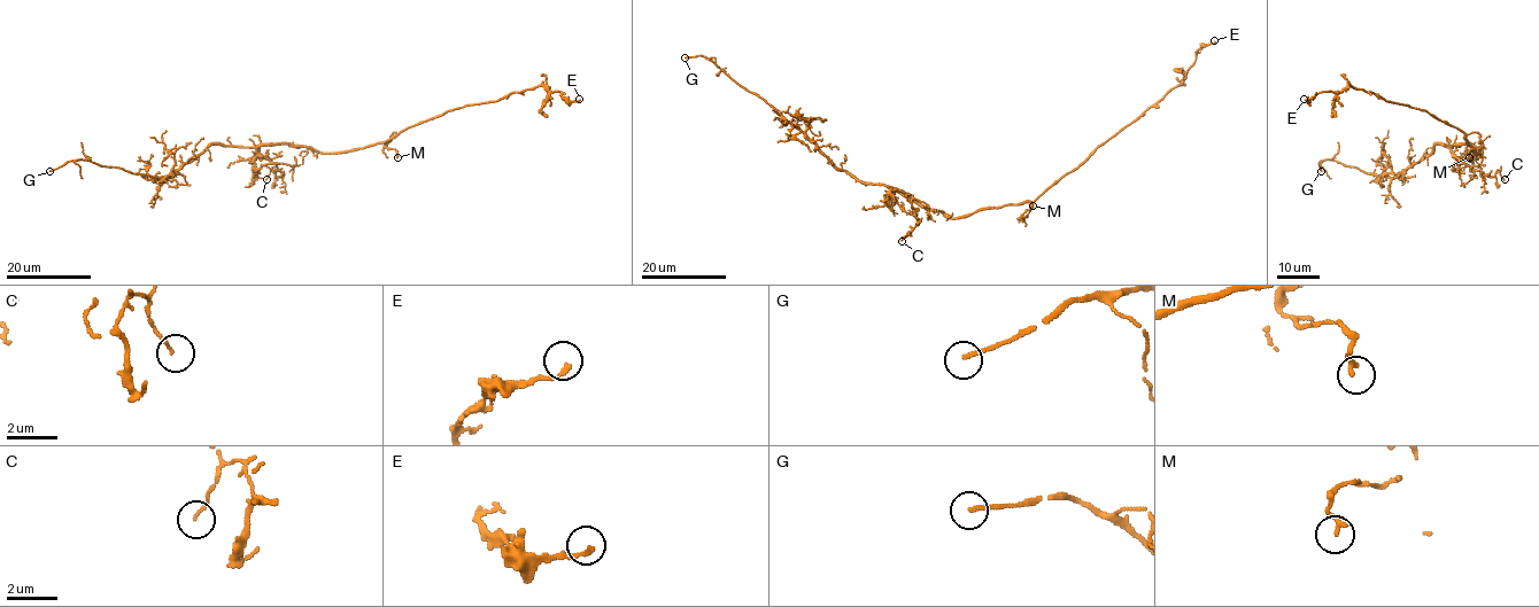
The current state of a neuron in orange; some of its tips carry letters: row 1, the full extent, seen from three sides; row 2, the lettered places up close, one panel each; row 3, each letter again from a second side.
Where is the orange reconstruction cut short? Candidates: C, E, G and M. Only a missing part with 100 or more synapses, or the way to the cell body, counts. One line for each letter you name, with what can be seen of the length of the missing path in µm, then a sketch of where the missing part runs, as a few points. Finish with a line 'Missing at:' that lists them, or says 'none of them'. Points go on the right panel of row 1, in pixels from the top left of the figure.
G: 20 µm
Missing at: G

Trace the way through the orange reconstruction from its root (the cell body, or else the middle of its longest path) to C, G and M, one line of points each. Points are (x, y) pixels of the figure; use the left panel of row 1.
C: (322, 152), (291, 144), (262, 145), (256, 150), (283, 173), (278, 177), (271, 170), (267, 179)
G: (322, 152), (291, 144), (210, 145), (164, 178), (144, 177), (83, 160), (67, 162), (49, 171)
M: (322, 152), (363, 149), (393, 138), (395, 132), (385, 147), (394, 149), (397, 157)

